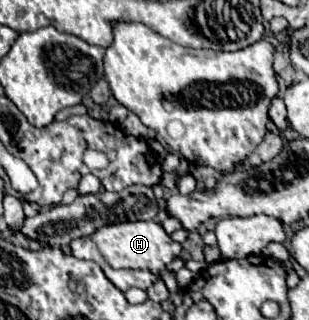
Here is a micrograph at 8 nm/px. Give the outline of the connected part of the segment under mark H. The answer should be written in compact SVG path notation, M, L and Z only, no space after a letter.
M123 222L123 224L115 224L115 226L105 226L103 230L97 230L91 240L97 244L99 252L105 256L105 260L109 262L111 268L129 268L129 270L149 270L153 272L157 278L161 278L167 286L167 290L173 292L181 292L175 272L171 272L167 268L167 264L171 264L175 258L181 256L183 246L175 240L171 240L171 236L165 234L165 230L157 224L157 222Z

